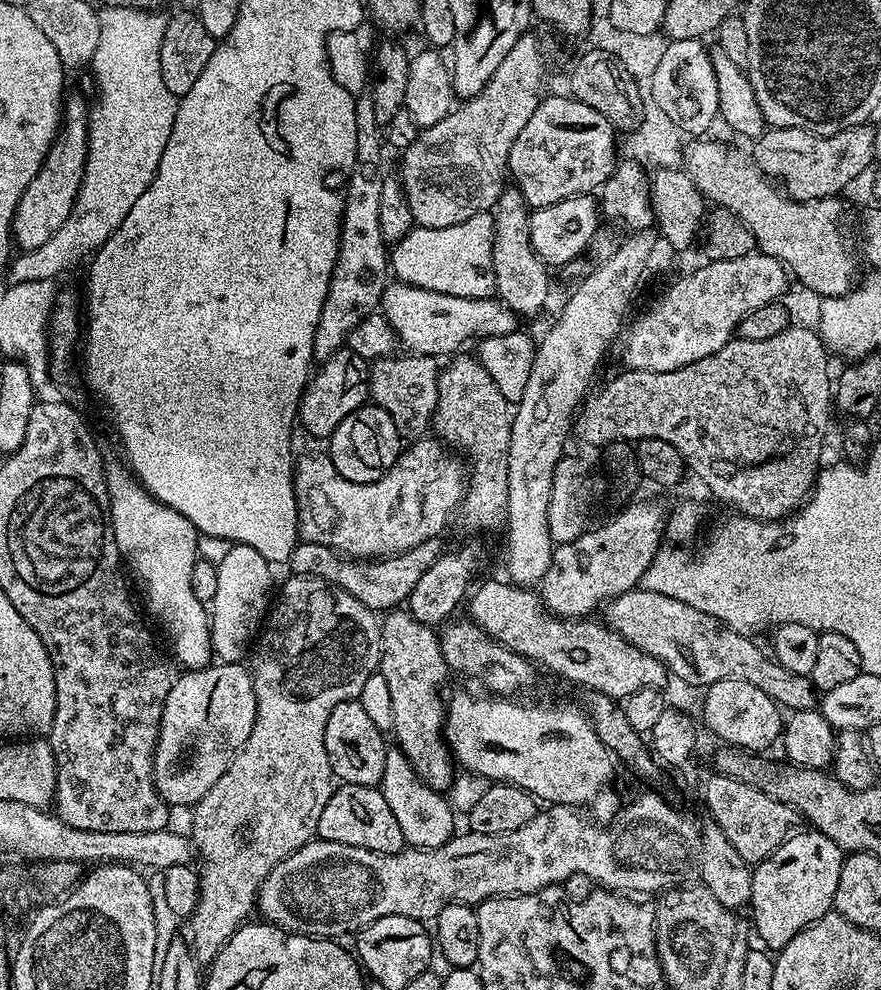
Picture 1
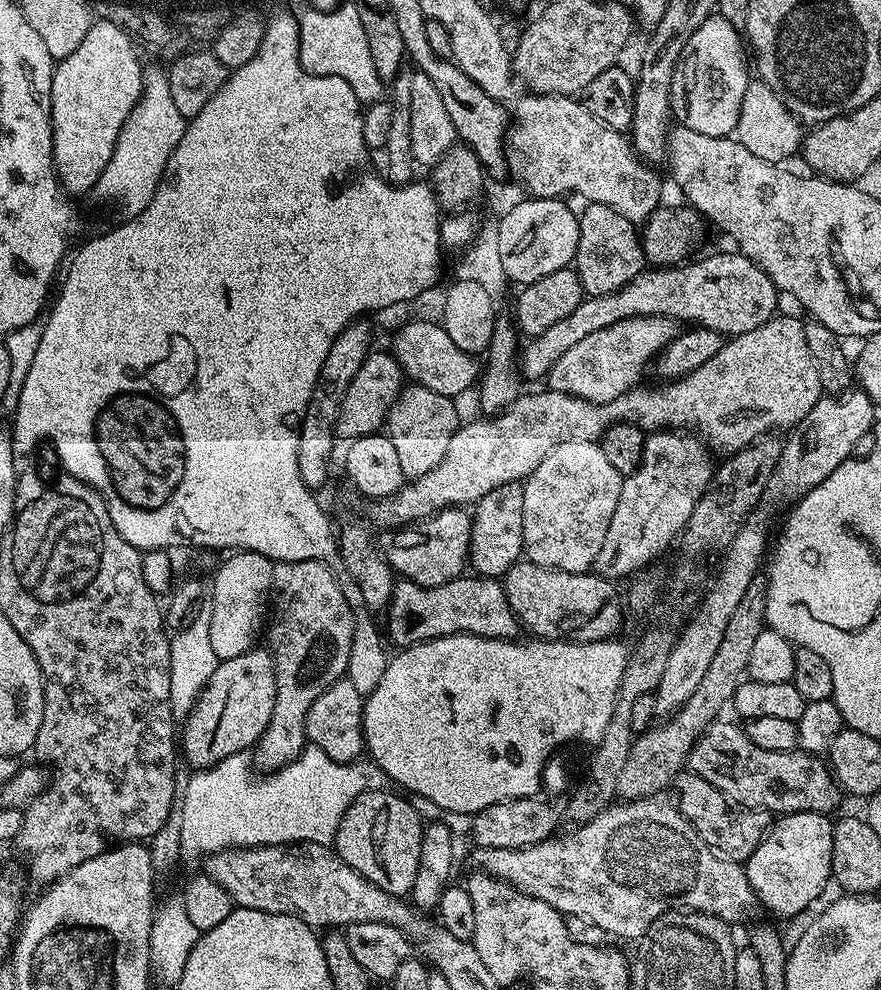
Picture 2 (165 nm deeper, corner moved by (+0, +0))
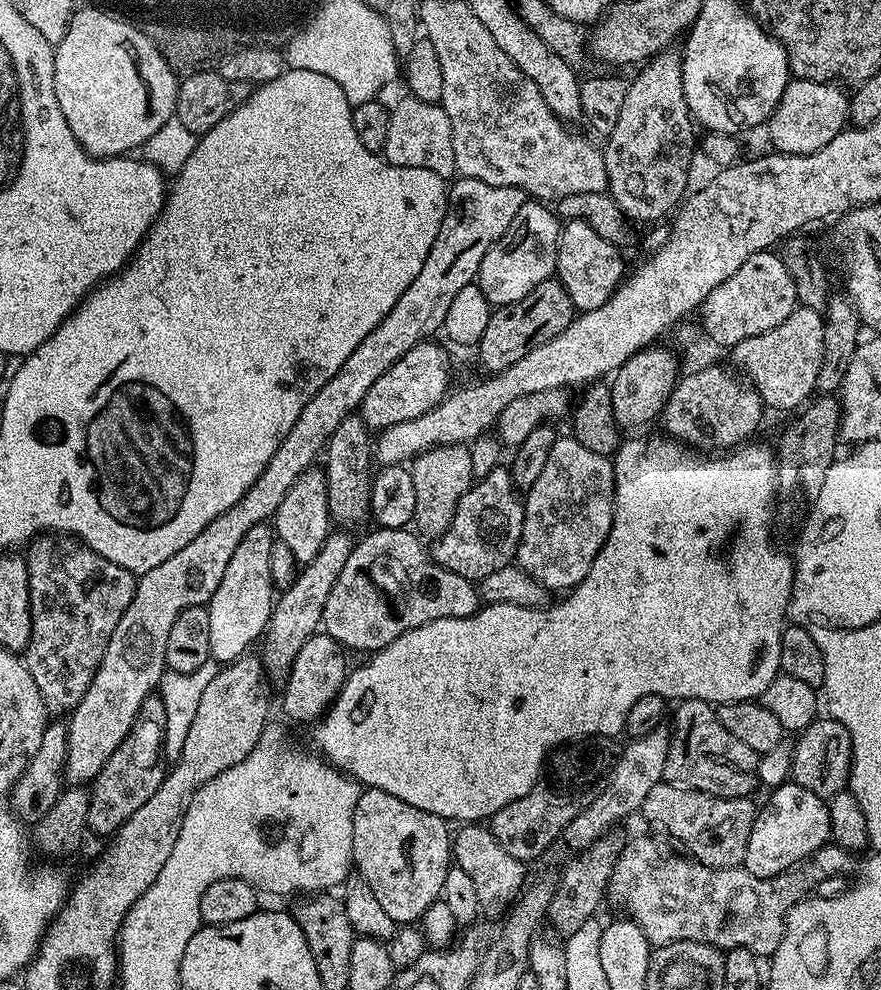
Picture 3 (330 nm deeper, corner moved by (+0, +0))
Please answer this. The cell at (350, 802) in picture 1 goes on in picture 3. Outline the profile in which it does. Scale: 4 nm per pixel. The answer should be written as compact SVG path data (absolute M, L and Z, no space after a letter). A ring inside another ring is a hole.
M365 787L361 791L352 811L350 839L352 841L352 863L359 879L366 881L370 890L378 897L378 903L386 909L386 914L394 918L397 925L408 926L419 921L431 904L441 899L448 869L453 867L453 837L448 836L449 821L441 816L430 814L426 810L418 810L418 806L410 806L410 802L402 802L402 798L394 798L394 794L386 794L386 790Z

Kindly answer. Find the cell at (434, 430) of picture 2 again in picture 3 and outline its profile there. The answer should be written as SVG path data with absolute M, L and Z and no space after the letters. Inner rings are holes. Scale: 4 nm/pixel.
M441 444L437 448L431 448L411 461L410 471L413 476L415 493L415 505L410 509L411 519L414 524L416 522L415 527L425 537L426 535L429 538L440 536L452 521L454 510L462 494L466 494L474 483L469 445Z

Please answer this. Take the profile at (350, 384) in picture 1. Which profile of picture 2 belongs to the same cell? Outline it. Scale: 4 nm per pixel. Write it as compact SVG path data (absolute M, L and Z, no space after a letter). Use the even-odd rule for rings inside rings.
M373 350L362 362L358 374L354 374L354 382L350 382L350 390L346 390L346 398L342 398L342 406L338 410L336 423L337 437L360 439L363 436L379 433L385 427L388 411L400 397L406 387L406 377L400 363L391 351Z

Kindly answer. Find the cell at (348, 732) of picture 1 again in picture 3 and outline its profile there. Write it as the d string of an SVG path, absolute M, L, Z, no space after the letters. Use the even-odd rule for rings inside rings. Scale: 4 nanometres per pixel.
M317 634L308 637L308 641L298 650L298 658L294 658L292 669L288 675L284 688L284 712L292 720L316 720L327 713L338 698L345 680L348 679L350 664L344 661L345 649L334 638L327 634Z

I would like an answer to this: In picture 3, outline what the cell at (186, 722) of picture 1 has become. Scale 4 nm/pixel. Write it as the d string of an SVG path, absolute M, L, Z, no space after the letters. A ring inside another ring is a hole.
M344 530L329 531L326 542L322 542L322 550L299 569L292 583L281 591L284 592L281 596L279 593L262 637L262 665L269 681L287 681L298 650L302 650L308 637L317 635L324 618L326 598L330 598L330 590L334 590L334 582L338 582L338 574L342 574L342 566L346 566L346 558L350 558L354 547L354 540L348 536L351 535Z

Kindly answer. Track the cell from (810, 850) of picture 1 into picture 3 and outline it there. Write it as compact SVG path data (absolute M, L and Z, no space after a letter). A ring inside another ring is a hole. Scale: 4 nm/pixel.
M795 782L773 787L768 794L768 801L759 805L742 865L747 872L758 878L782 875L803 864L829 843L832 834L825 797L814 794Z

